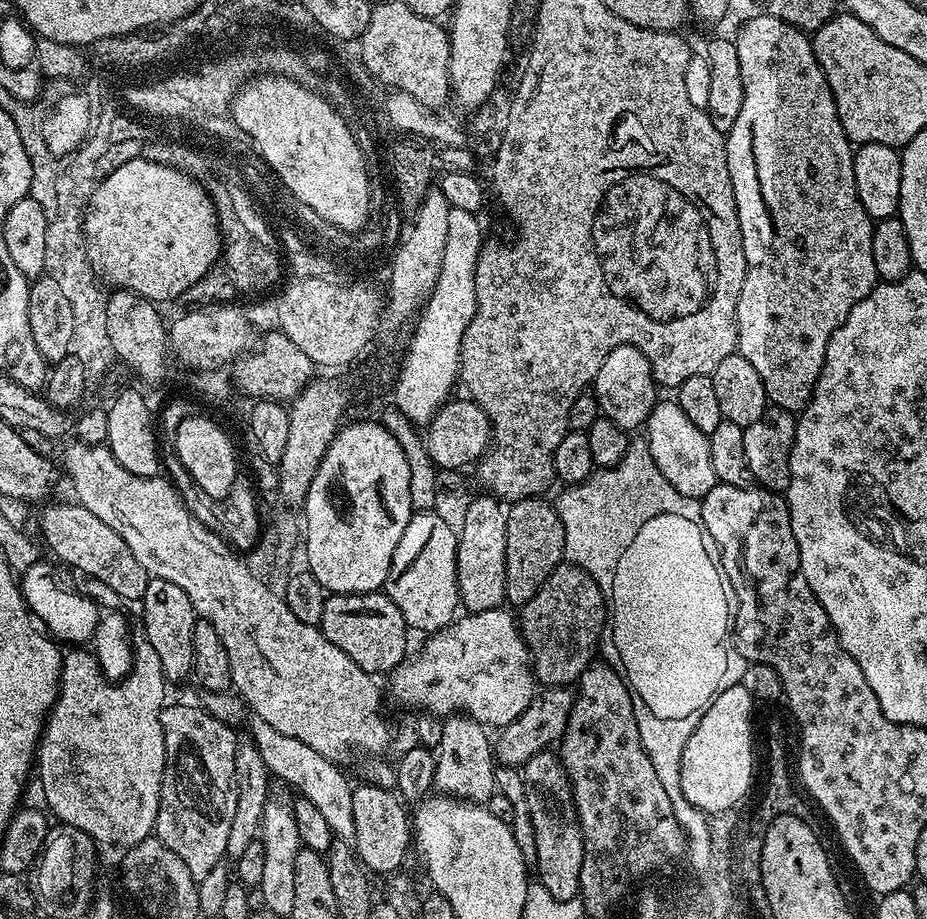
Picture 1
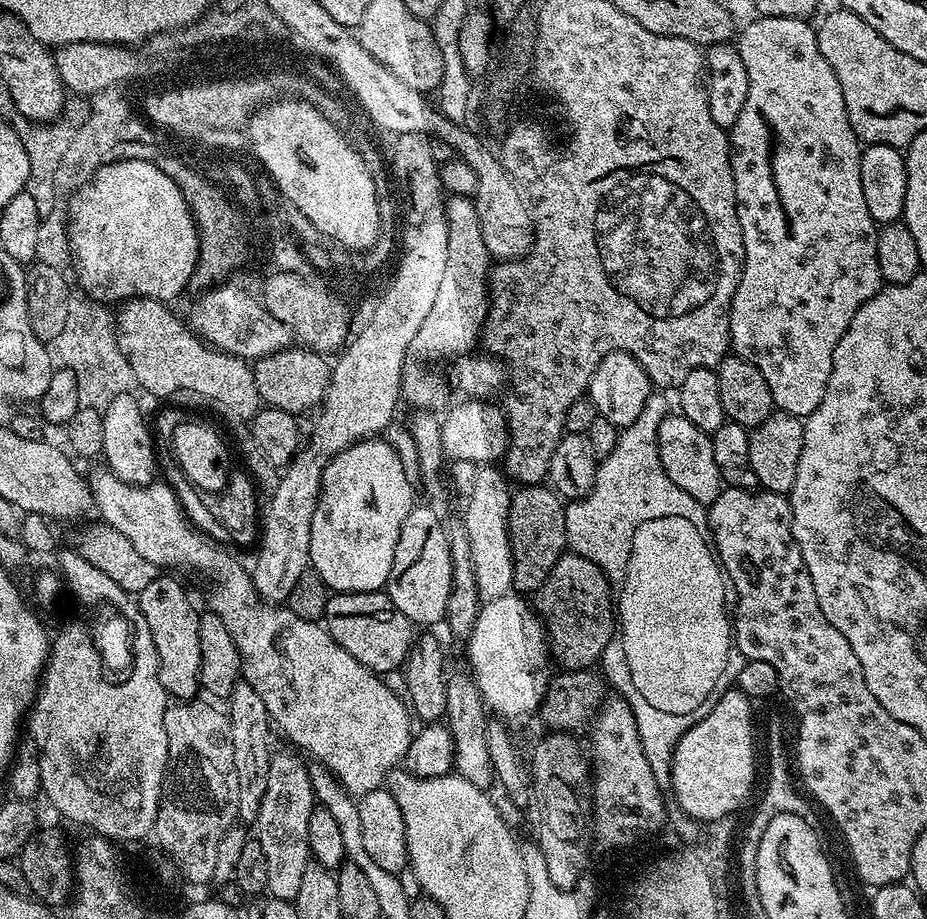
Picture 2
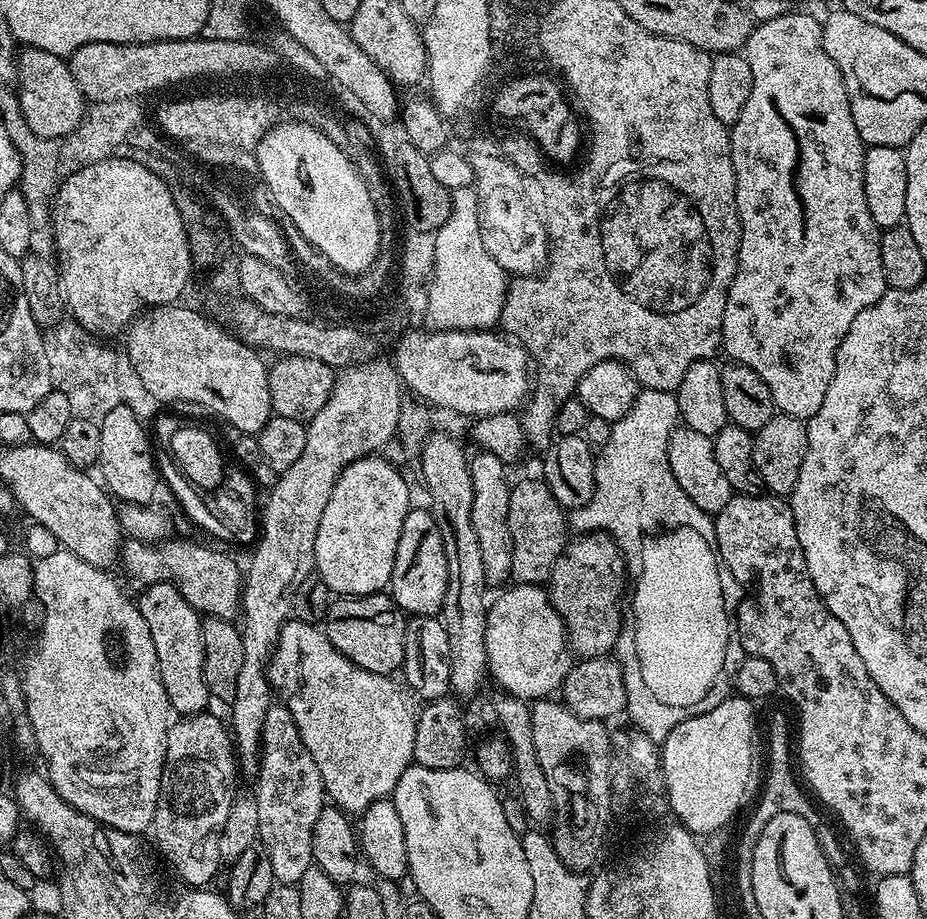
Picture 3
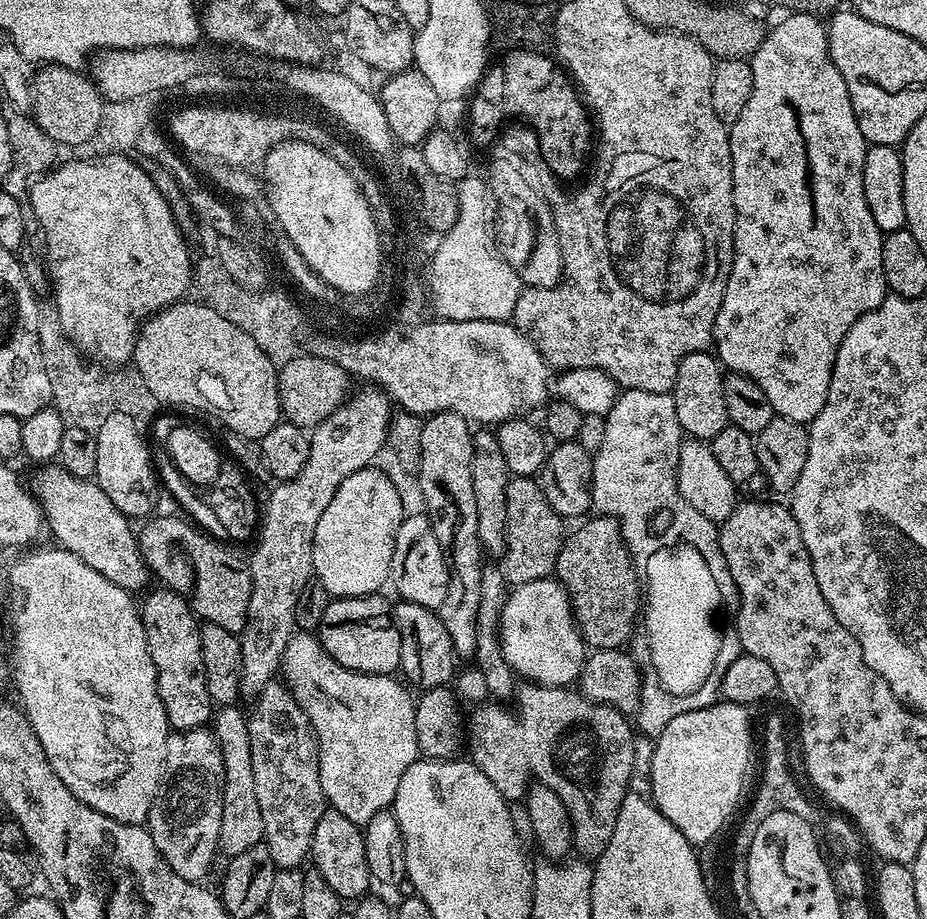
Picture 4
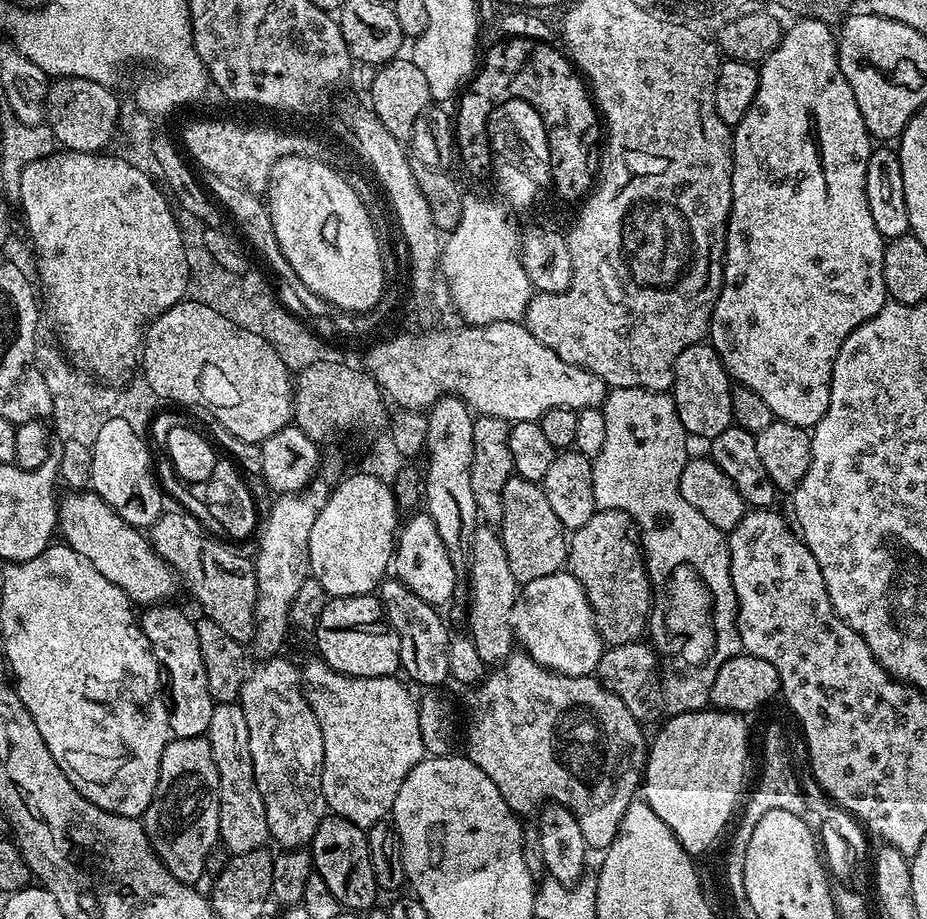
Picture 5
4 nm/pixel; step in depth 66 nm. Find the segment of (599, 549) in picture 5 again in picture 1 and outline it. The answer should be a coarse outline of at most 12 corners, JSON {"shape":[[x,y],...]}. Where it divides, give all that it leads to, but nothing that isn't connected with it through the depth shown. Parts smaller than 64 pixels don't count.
{"shape":[[561,562],[519,612],[535,679],[575,685],[606,632],[594,578]]}

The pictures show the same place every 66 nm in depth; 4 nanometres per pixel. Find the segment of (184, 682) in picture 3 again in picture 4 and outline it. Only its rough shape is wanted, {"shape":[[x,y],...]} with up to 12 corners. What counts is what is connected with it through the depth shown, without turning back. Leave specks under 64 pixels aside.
{"shape":[[163,586],[139,609],[168,727],[205,727],[198,617]]}

